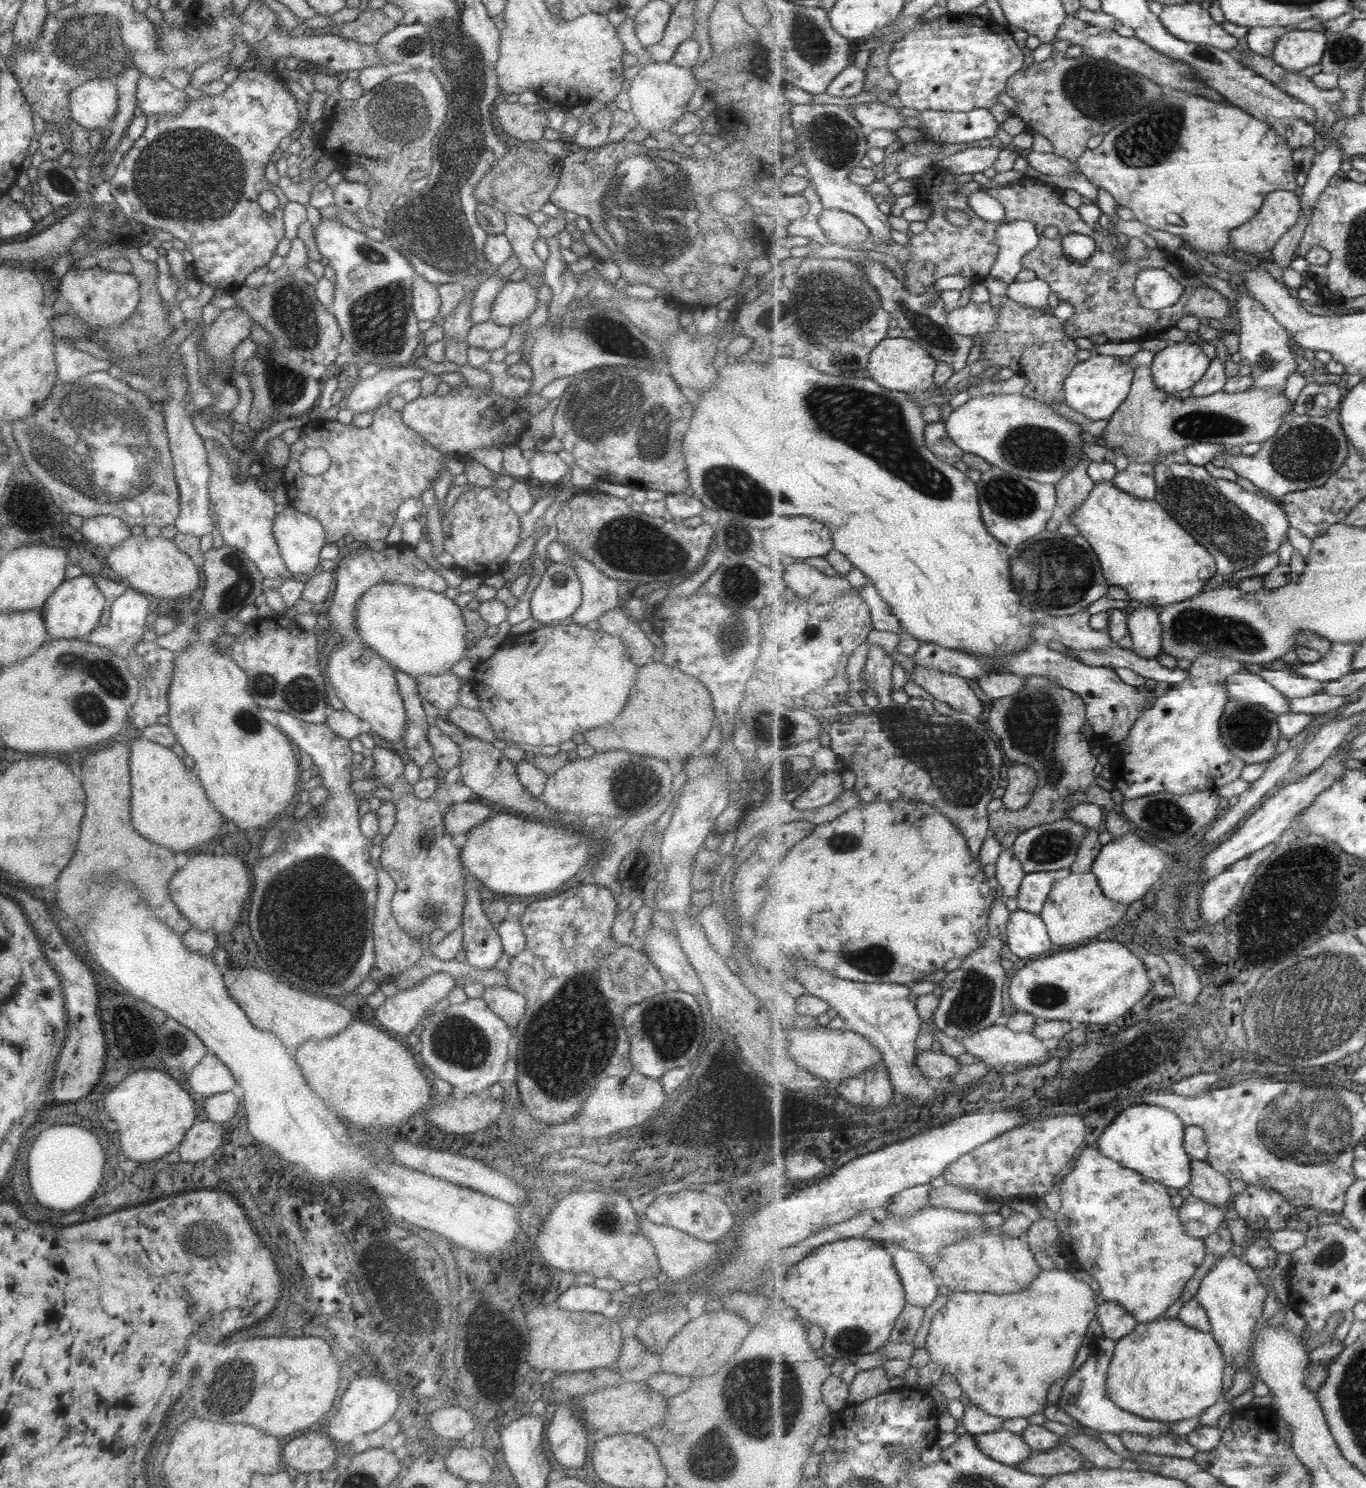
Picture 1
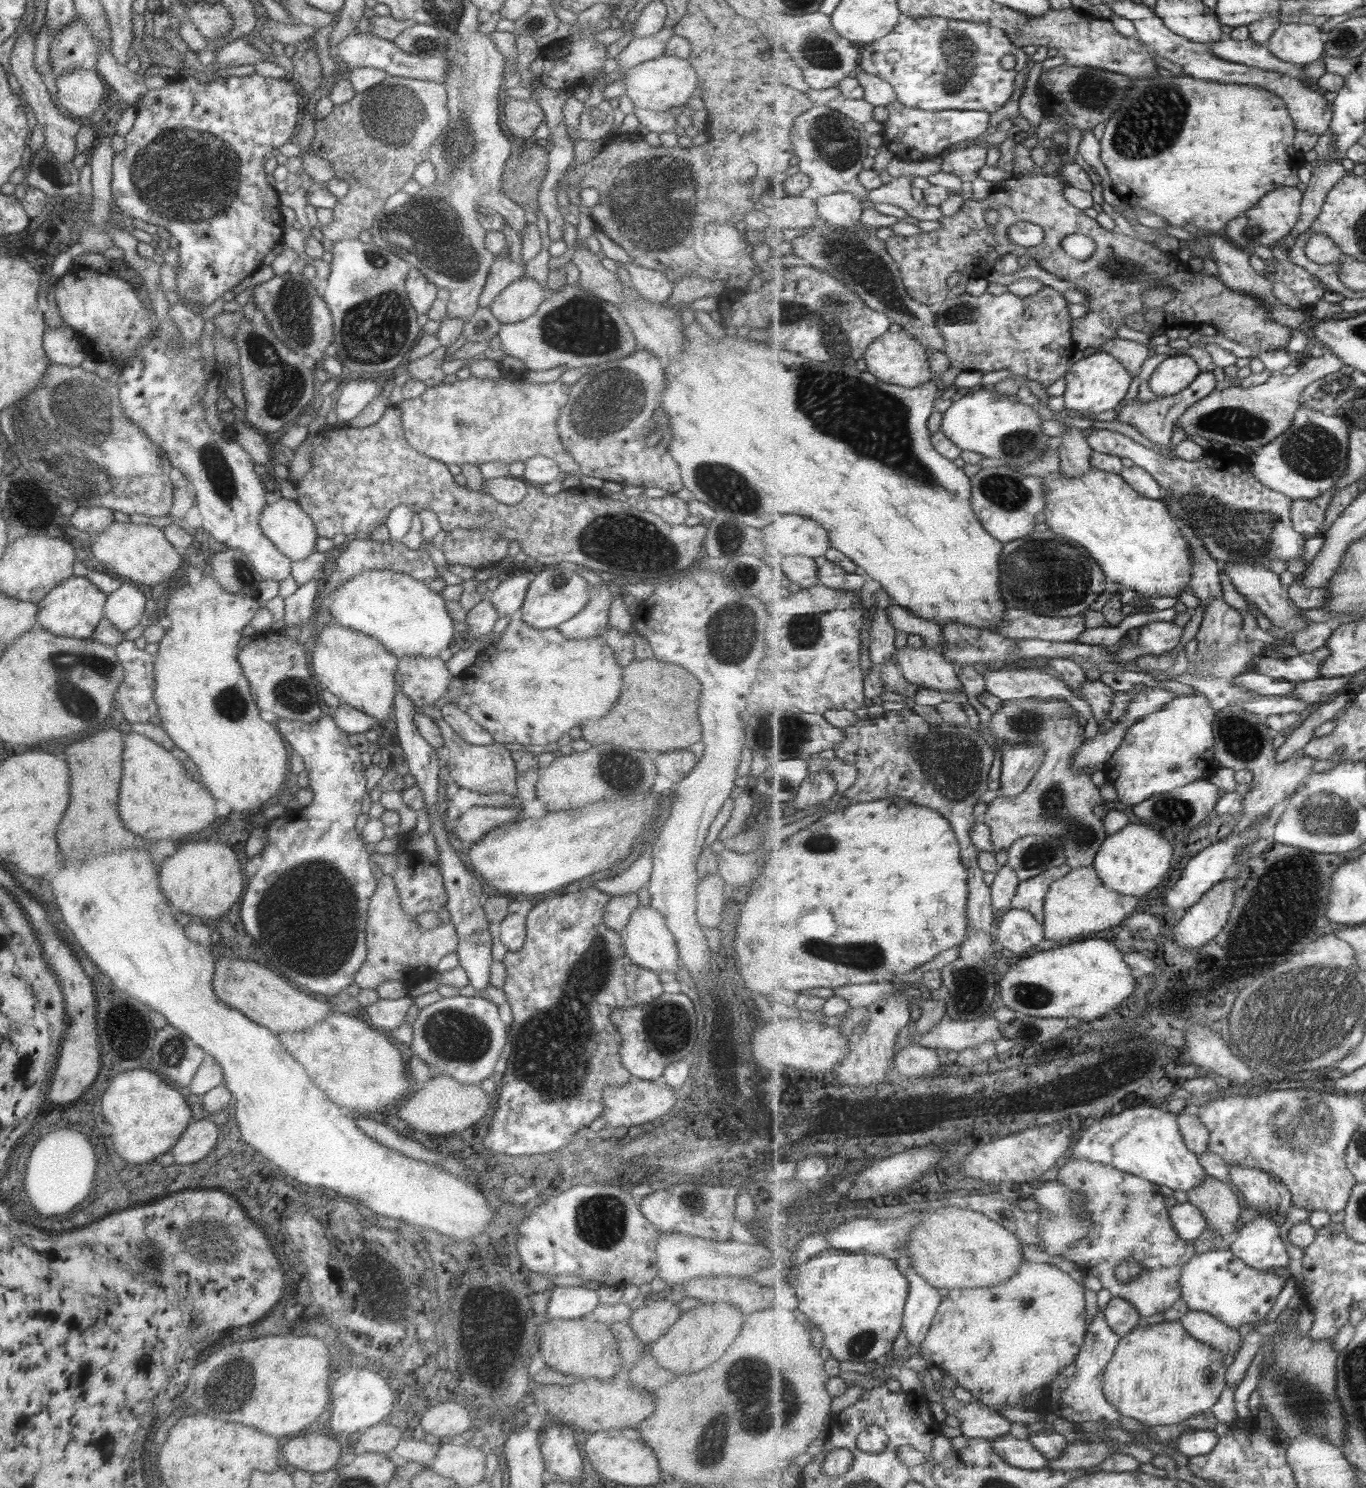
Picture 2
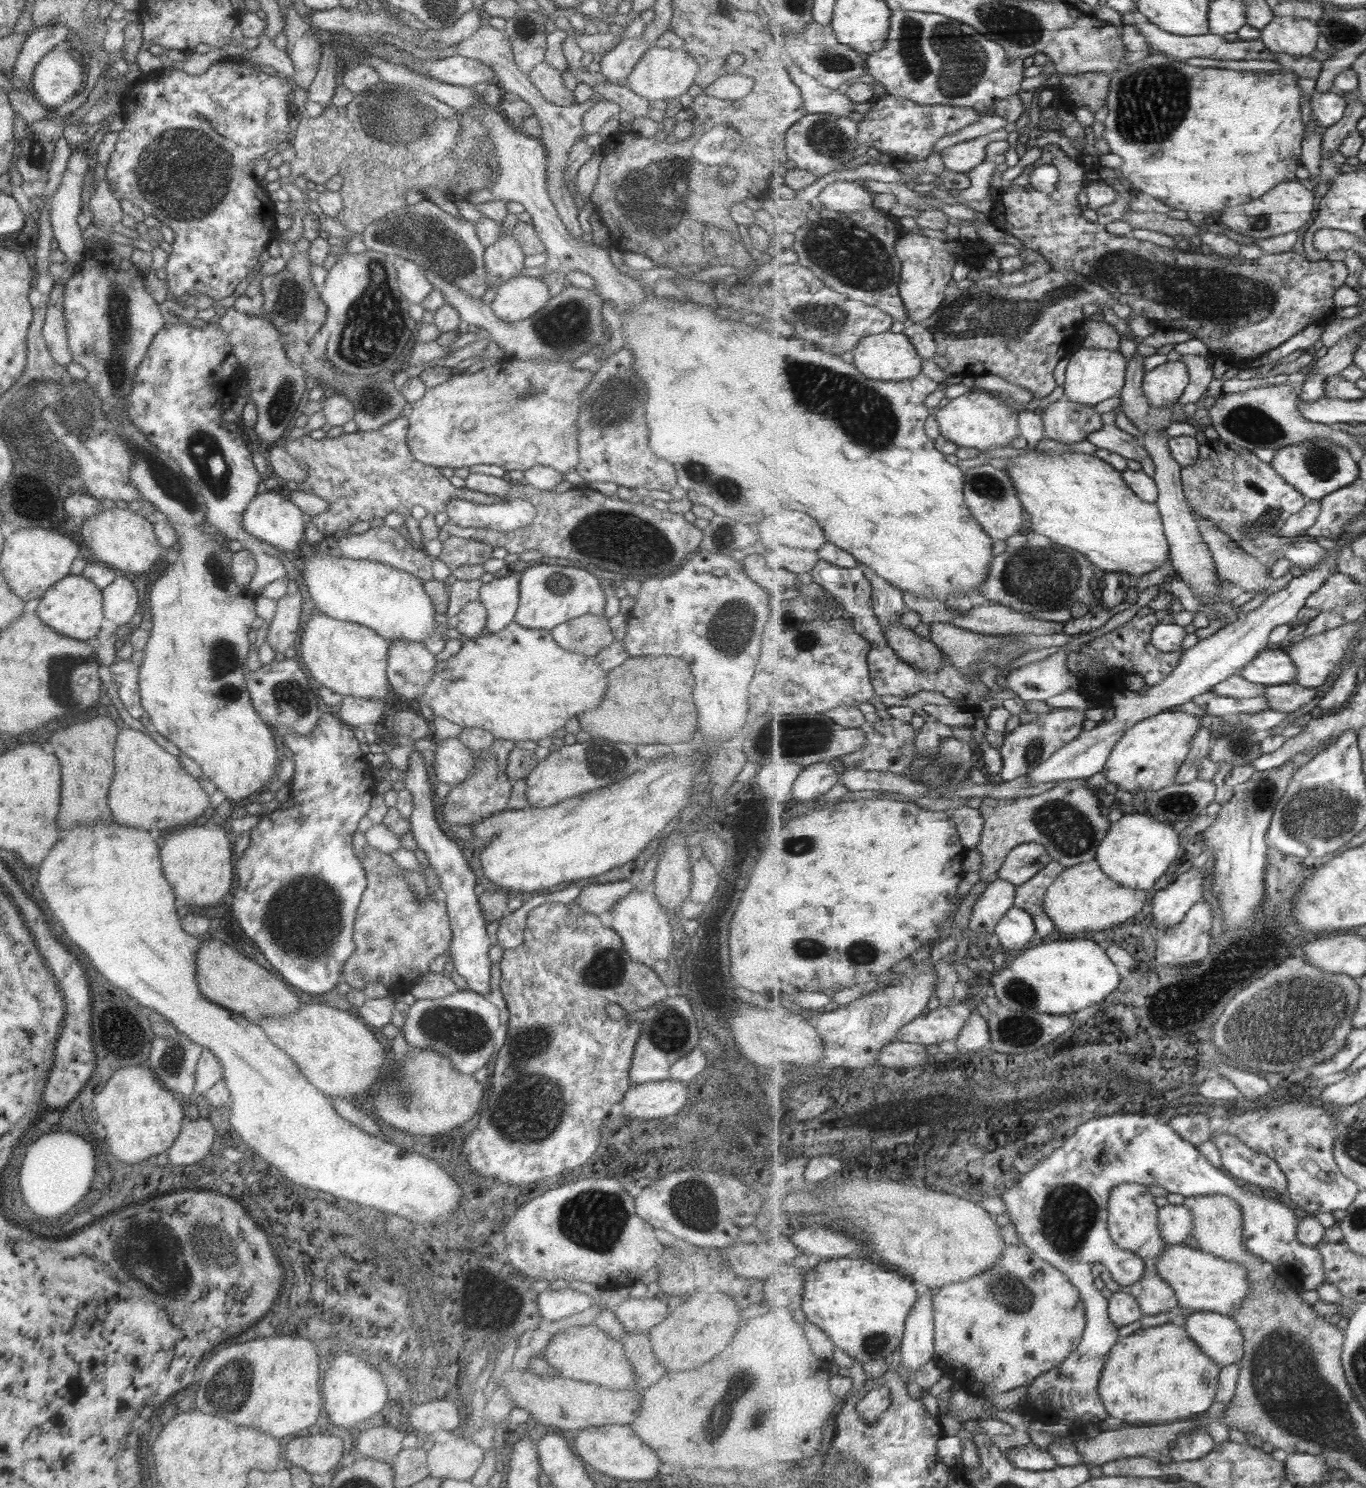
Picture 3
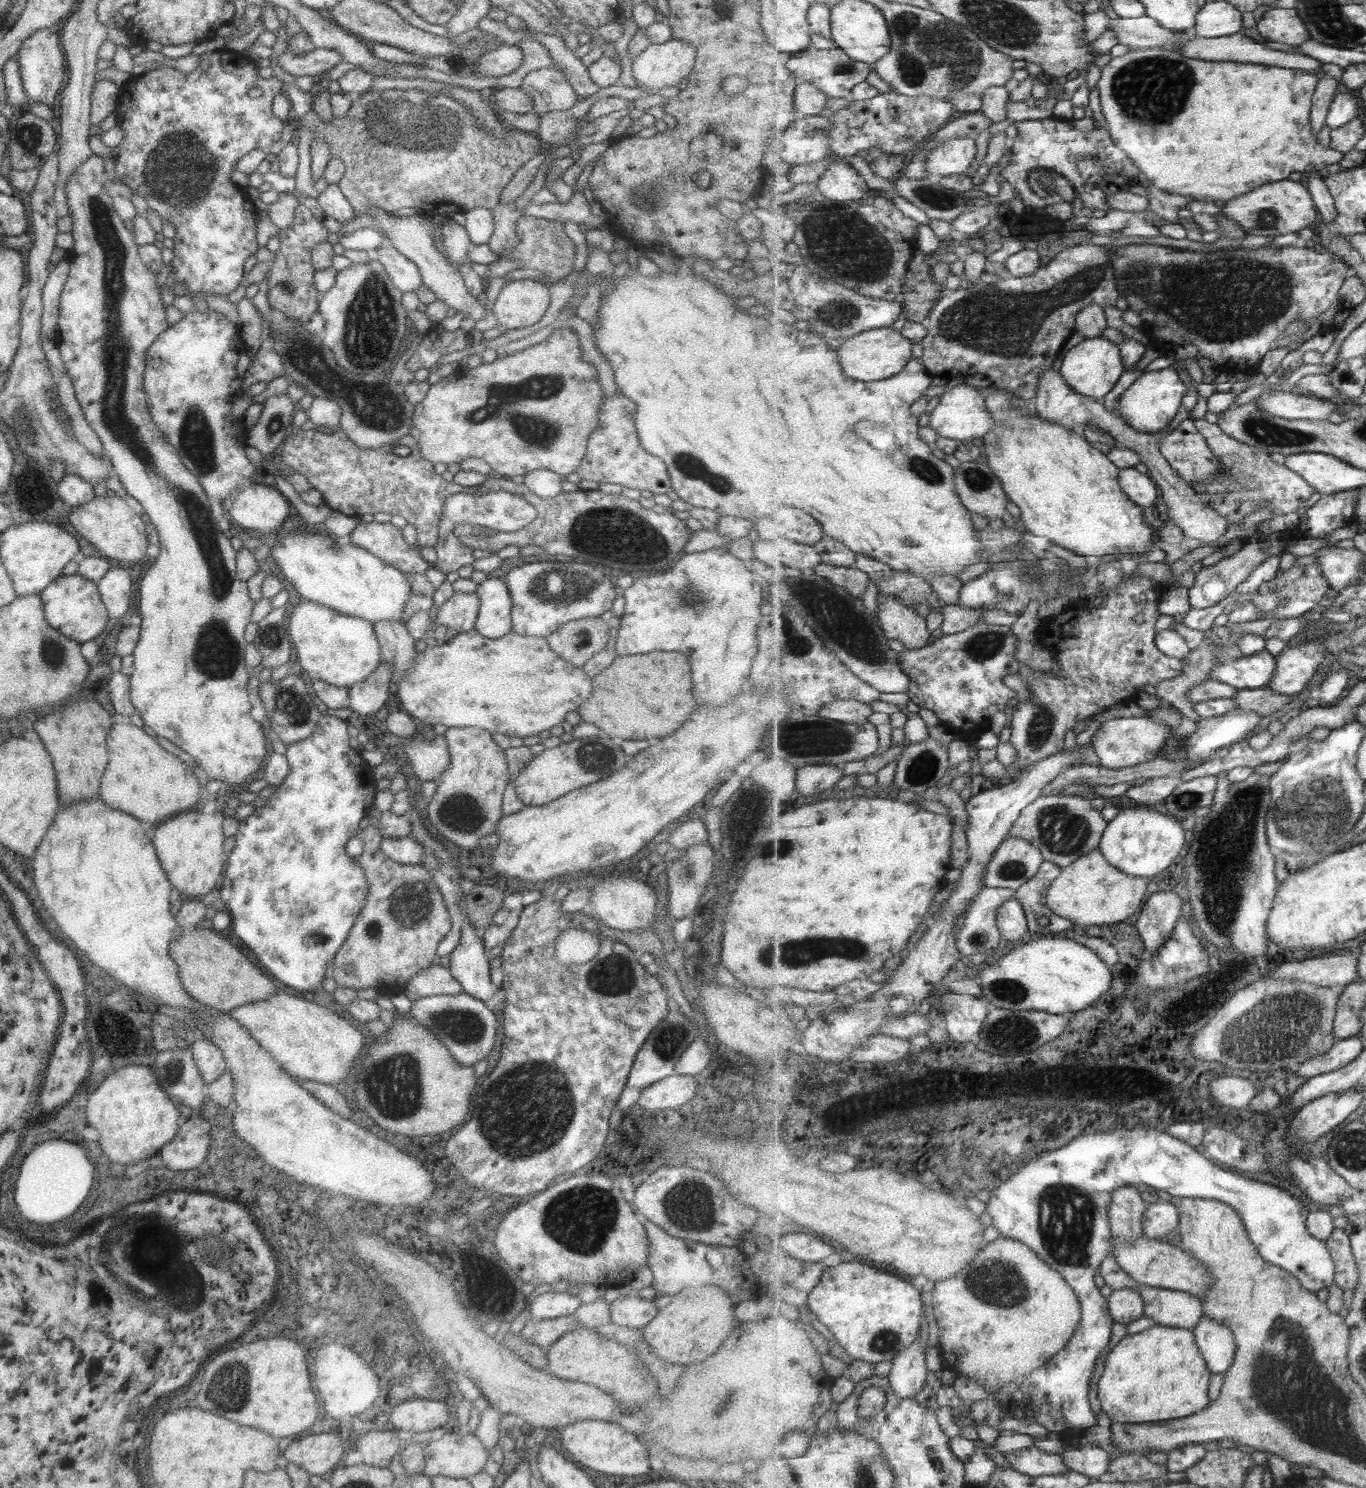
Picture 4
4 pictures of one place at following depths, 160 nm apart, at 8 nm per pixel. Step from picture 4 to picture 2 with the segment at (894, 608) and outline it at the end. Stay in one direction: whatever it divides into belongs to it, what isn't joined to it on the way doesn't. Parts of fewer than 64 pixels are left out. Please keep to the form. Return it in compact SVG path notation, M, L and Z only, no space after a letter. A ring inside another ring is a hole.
M905 645L898 650L895 658L910 684L950 694L963 691L957 666L938 649Z

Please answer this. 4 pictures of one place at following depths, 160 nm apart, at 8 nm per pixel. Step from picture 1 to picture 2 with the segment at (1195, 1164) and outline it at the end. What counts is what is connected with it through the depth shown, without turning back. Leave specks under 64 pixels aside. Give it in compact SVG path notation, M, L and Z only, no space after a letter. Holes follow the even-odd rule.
M1209 1175L1204 1183L1188 1192L1188 1200L1204 1212L1208 1226L1225 1238L1230 1239L1240 1230L1243 1206L1229 1183Z

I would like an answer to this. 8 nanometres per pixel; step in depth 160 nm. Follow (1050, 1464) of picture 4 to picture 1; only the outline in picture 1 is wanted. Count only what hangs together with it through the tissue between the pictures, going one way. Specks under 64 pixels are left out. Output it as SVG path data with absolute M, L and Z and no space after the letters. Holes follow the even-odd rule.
M1006 1429L991 1434L977 1434L975 1441L989 1458L1014 1467L1026 1461L1033 1452L1021 1435Z

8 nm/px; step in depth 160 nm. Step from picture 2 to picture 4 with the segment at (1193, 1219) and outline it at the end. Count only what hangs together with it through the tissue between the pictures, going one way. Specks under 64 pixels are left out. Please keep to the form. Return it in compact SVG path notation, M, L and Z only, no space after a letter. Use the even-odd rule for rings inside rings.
M1161 1199L1154 1203L1149 1203L1144 1218L1144 1234L1162 1239L1177 1230L1180 1226L1180 1212L1176 1204L1172 1201Z

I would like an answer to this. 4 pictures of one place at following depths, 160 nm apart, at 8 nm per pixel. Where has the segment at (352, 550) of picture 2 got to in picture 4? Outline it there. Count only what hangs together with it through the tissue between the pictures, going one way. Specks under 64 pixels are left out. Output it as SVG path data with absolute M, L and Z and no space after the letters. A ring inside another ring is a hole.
M361 522L351 530L349 541L402 573L424 574L430 567L416 547L405 544L400 529L389 522Z

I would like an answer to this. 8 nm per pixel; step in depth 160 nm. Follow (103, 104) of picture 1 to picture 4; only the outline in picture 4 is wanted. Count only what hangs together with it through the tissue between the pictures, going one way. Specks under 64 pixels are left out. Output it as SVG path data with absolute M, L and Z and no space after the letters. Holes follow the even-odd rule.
M45 28L34 32L21 43L15 56L17 68L19 68L19 78L21 78L21 85L28 102L51 106L65 80L64 56L57 33L51 33L49 29Z

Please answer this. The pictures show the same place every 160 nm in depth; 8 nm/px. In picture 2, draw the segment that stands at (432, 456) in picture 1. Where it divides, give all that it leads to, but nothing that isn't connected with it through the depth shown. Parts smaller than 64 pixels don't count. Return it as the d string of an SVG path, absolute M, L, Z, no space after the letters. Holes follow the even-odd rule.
M397 406L385 408L383 416L375 424L364 428L330 428L321 430L311 438L310 467L303 478L294 484L299 508L313 521L318 537L331 539L335 534L344 534L346 538L355 535L368 537L371 532L384 524L389 511L404 504L418 510L432 510L437 516L441 531L446 534L454 528L495 531L507 542L516 542L521 552L537 563L562 566L577 566L597 574L609 572L627 578L639 578L645 584L667 583L679 578L689 566L698 562L702 554L702 543L706 527L670 525L649 511L637 510L625 501L619 501L602 493L599 489L578 487L563 490L558 494L543 495L538 486L527 485L525 496L517 504L501 504L491 495L470 492L453 481L445 464L413 452L403 439L401 416Z

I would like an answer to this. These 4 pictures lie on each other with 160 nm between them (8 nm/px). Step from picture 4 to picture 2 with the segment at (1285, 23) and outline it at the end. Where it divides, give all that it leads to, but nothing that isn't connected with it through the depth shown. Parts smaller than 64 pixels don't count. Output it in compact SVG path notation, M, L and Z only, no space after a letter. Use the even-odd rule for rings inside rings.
M1285 24L1276 29L1267 46L1290 64L1309 65L1325 58L1329 44L1321 28L1311 24Z

